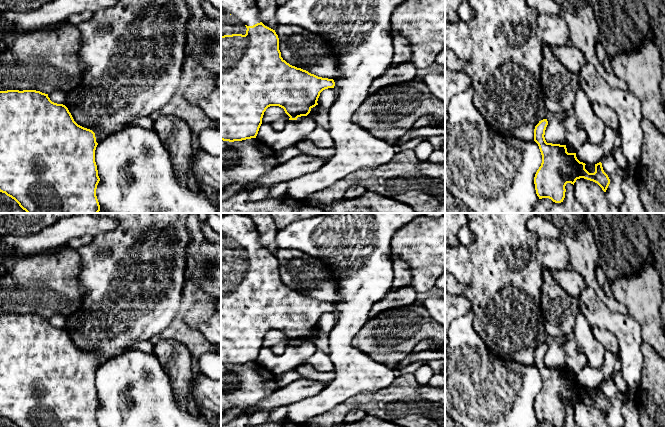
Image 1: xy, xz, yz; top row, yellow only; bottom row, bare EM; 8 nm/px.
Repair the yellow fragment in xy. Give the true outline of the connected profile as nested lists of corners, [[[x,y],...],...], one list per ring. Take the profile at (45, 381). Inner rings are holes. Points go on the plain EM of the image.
[[[7,314],[0,315],[0,416],[14,423],[17,427],[99,427],[96,420],[97,409],[100,405],[95,386],[96,366],[95,357],[78,349],[68,332],[50,324],[48,318],[36,314]]]

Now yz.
[[[543,343],[539,345],[534,353],[534,365],[538,368],[542,379],[541,390],[537,394],[534,401],[535,414],[539,423],[549,422],[555,427],[563,426],[565,422],[566,408],[571,407],[574,409],[576,404],[580,402],[584,402],[597,407],[602,412],[602,414],[606,416],[610,408],[610,403],[608,399],[604,396],[602,387],[599,386],[595,388],[595,396],[589,397],[585,393],[586,388],[580,386],[577,383],[576,377],[567,376],[566,369],[552,368],[546,366],[544,359],[547,349],[547,343]]]

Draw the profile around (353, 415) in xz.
[[[352,409],[347,412],[344,422],[350,423],[358,421],[366,416],[366,413],[361,409]]]

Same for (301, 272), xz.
[[[278,249],[275,256],[281,281],[287,287],[322,302],[340,300],[337,281],[324,261],[291,249]]]

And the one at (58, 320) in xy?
[[[55,314],[51,316],[48,318],[48,321],[50,322],[52,326],[57,328],[63,328],[63,329],[66,328],[67,322],[68,322],[66,316],[62,314]]]

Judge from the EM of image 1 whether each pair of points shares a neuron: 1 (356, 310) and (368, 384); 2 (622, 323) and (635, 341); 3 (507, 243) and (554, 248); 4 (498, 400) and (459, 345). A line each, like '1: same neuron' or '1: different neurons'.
1: same neuron
2: same neuron
3: different neurons
4: same neuron

